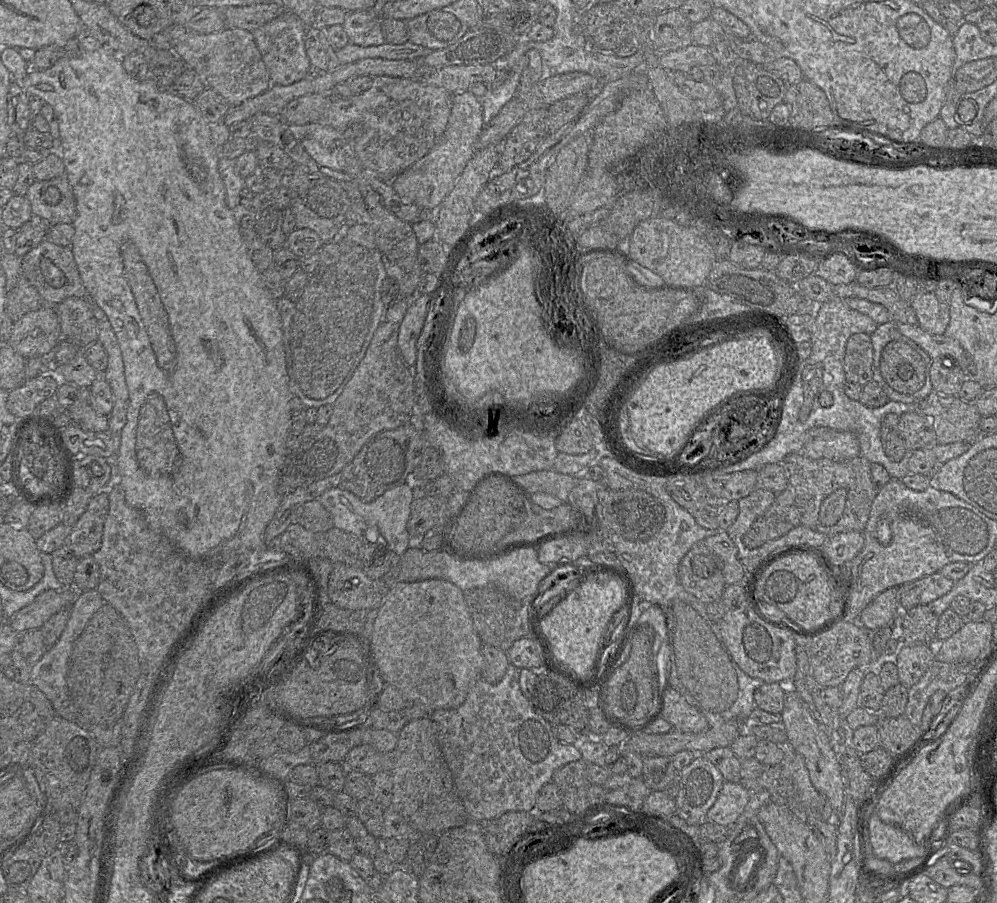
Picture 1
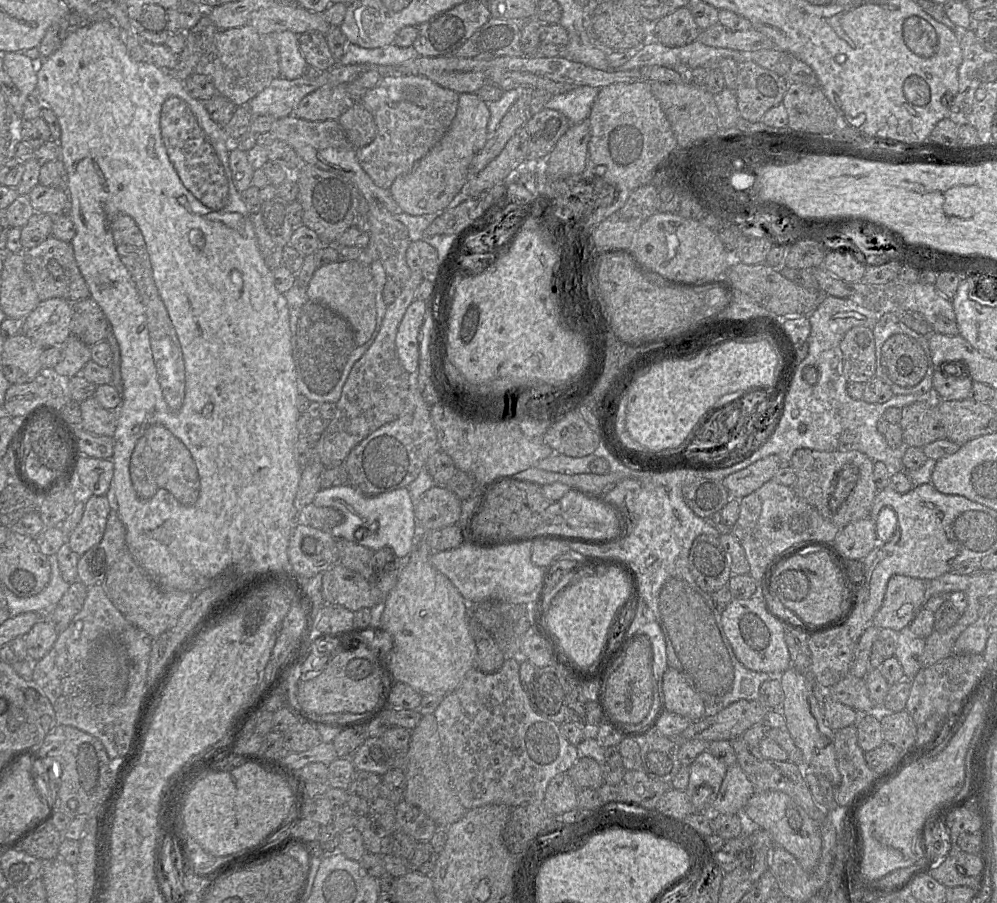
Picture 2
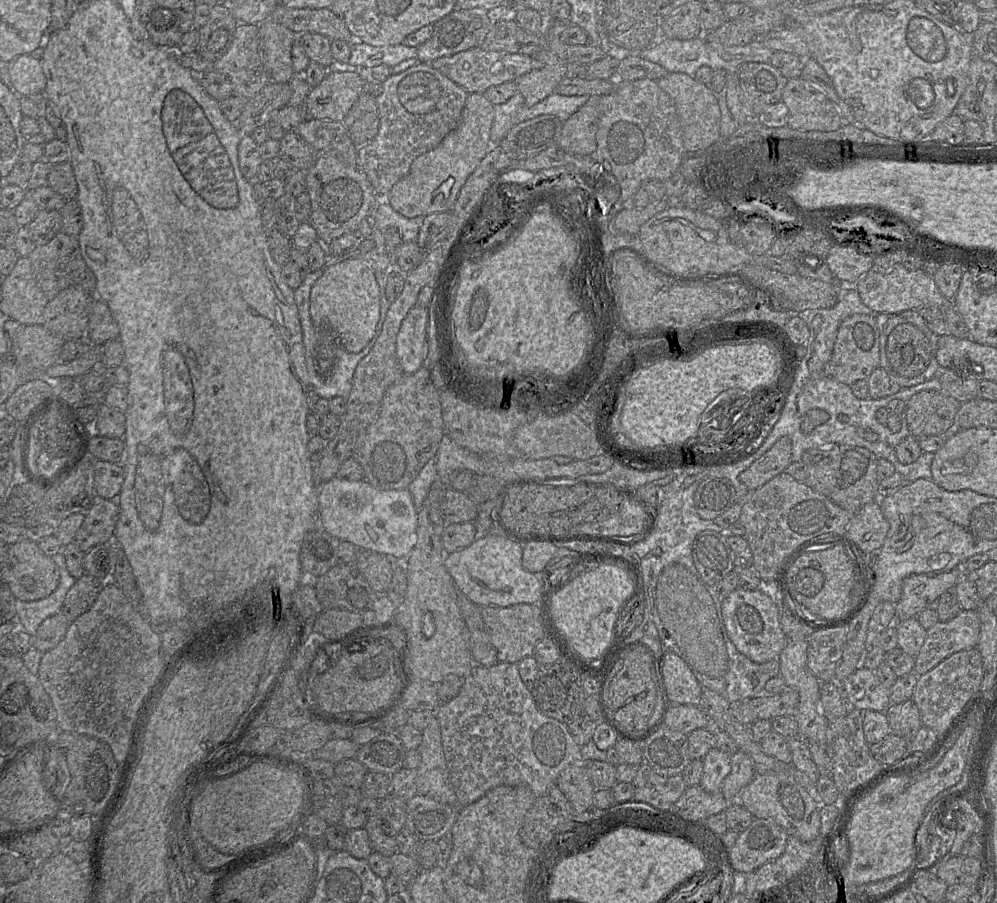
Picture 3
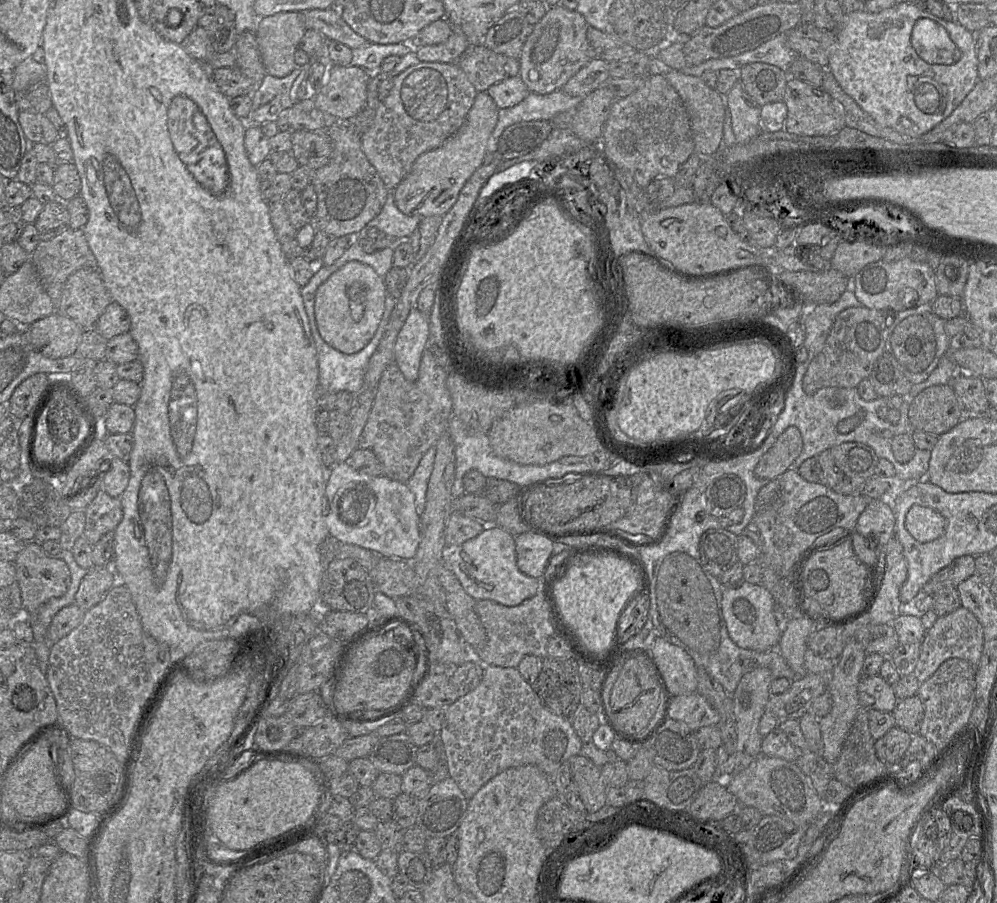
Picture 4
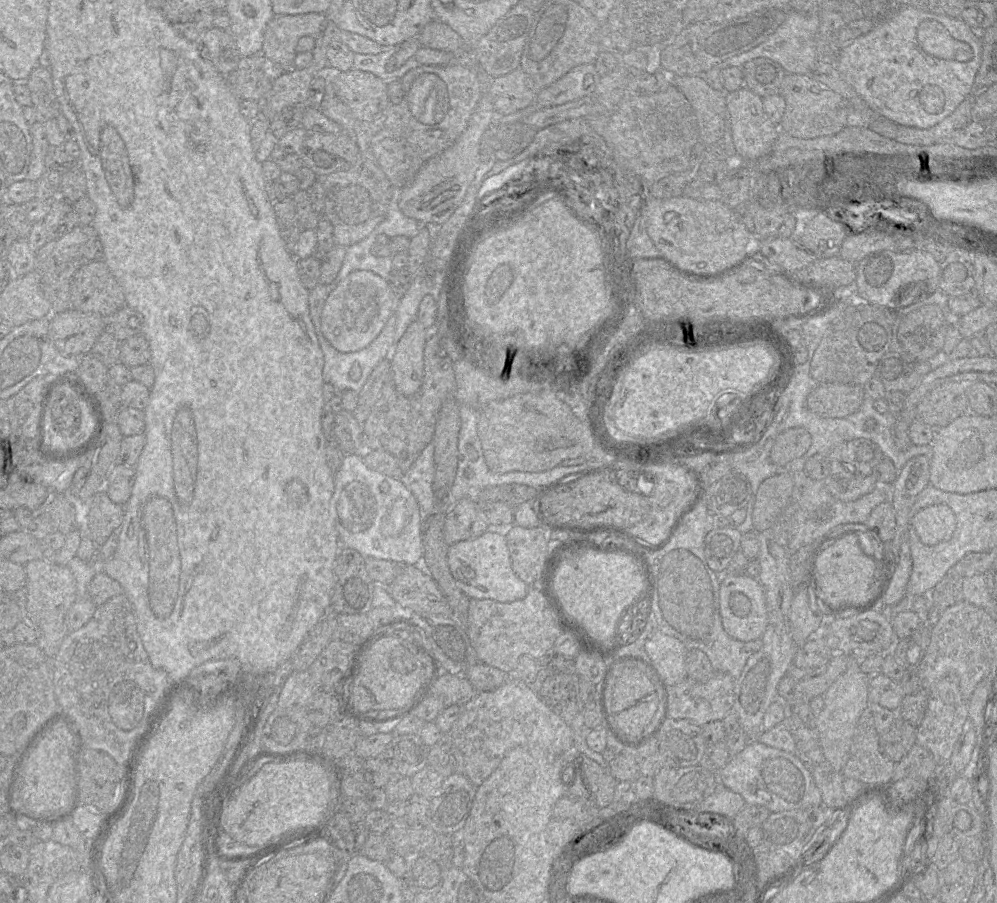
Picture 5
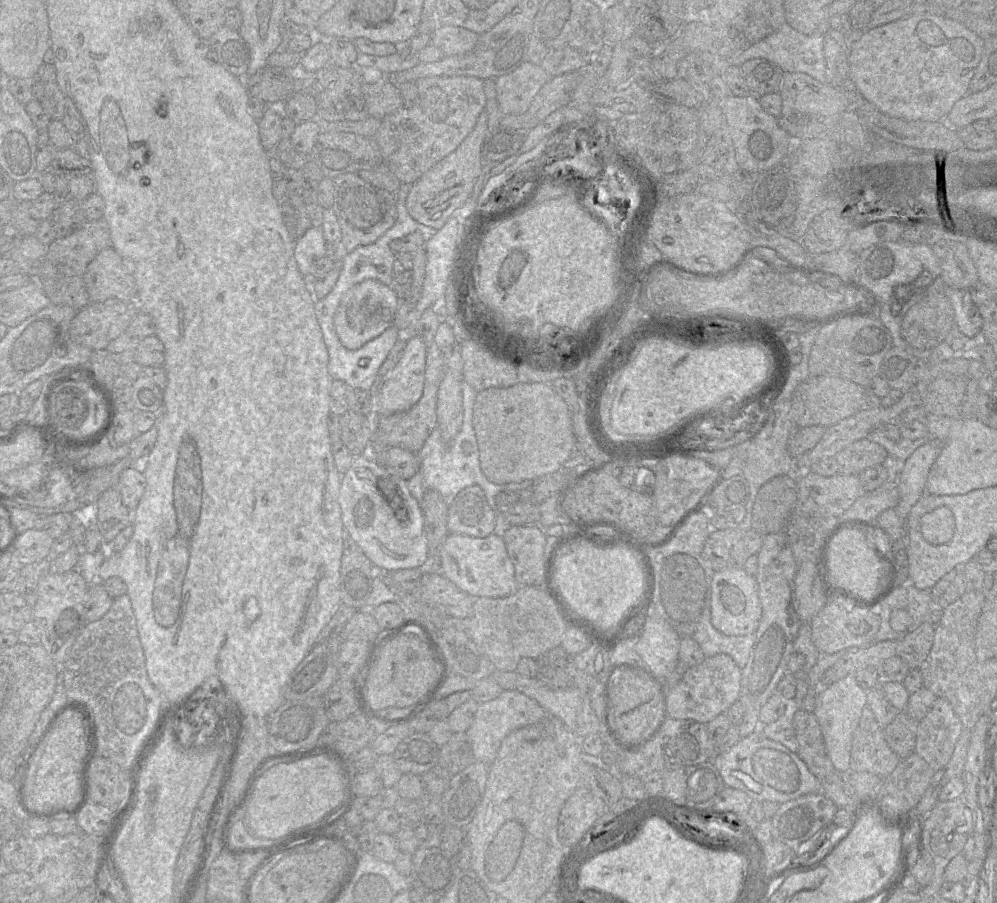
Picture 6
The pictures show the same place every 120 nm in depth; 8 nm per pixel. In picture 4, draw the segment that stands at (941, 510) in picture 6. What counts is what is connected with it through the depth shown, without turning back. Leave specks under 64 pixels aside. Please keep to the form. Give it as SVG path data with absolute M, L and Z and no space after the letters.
M913 505L906 514L905 526L919 543L928 543L941 537L946 519L932 508Z

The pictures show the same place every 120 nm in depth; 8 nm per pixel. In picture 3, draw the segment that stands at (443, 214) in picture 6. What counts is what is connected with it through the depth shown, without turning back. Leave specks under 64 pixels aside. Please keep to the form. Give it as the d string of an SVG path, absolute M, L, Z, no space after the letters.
M483 93L468 95L458 126L433 150L418 156L409 173L389 191L386 201L407 218L451 211L460 189L491 148L494 105Z

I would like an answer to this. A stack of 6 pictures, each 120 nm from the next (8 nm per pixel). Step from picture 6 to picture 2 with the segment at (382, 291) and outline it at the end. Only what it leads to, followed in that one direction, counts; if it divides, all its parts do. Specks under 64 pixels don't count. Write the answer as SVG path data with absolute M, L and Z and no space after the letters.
M338 261L317 268L307 286L307 296L348 321L354 332L356 347L370 339L376 326L376 285L367 261Z

